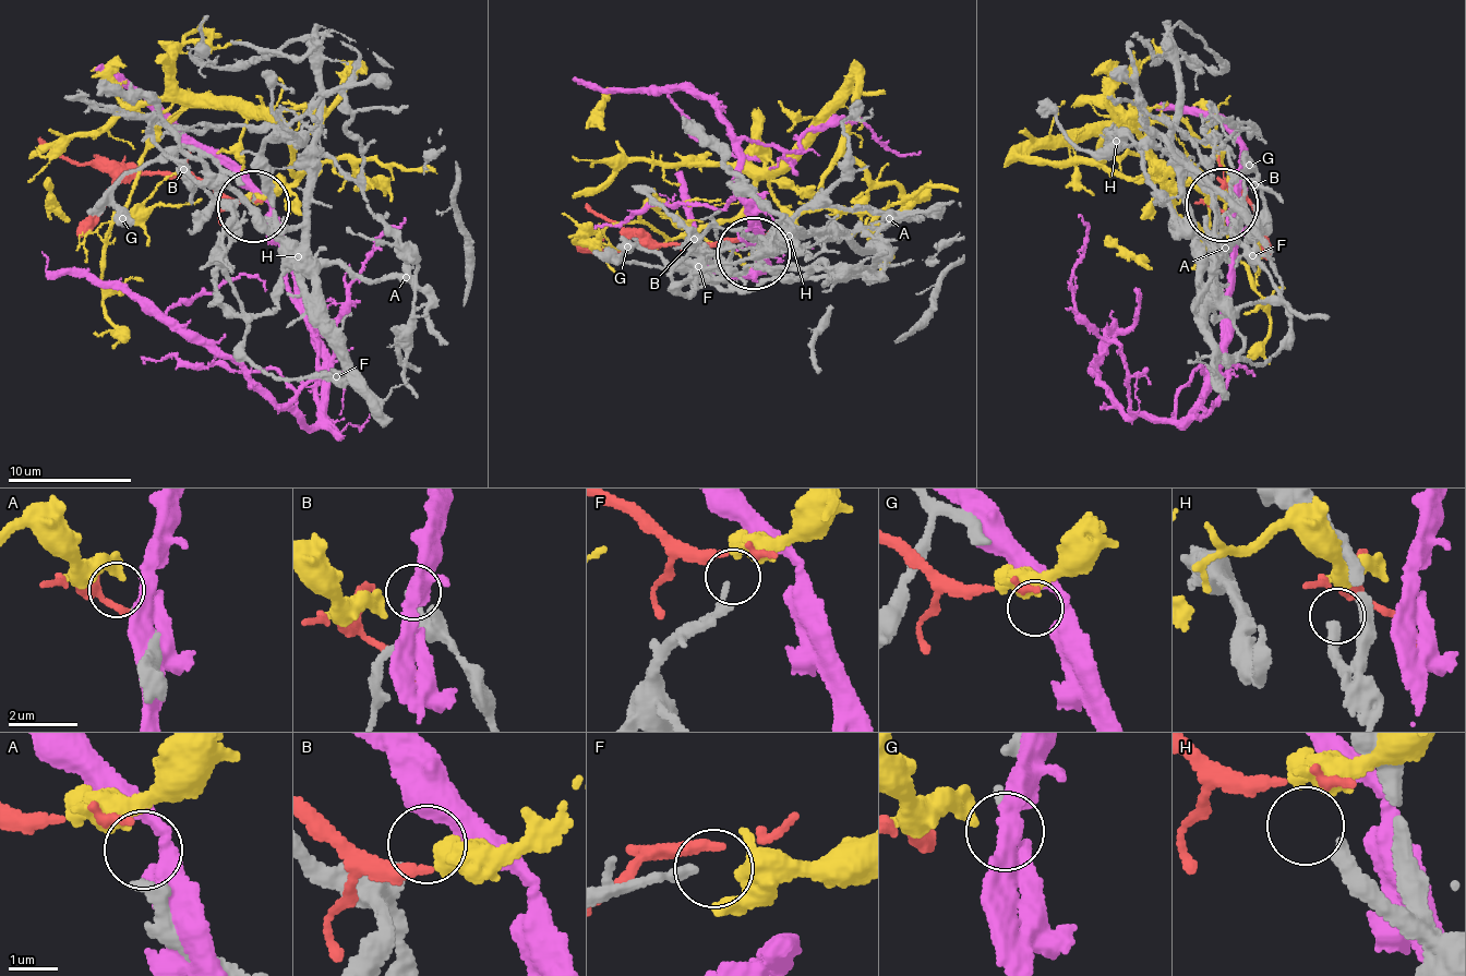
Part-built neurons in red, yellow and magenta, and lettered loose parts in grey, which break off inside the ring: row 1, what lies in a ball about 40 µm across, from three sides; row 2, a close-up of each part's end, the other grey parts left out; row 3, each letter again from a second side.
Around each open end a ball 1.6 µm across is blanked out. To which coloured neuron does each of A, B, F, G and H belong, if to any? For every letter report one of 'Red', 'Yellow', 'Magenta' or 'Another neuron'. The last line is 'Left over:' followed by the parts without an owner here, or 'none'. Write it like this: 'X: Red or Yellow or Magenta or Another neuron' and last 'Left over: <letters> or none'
A: Another neuron
B: Another neuron
F: Yellow
G: Another neuron
H: Red
Left over: A, B, G

